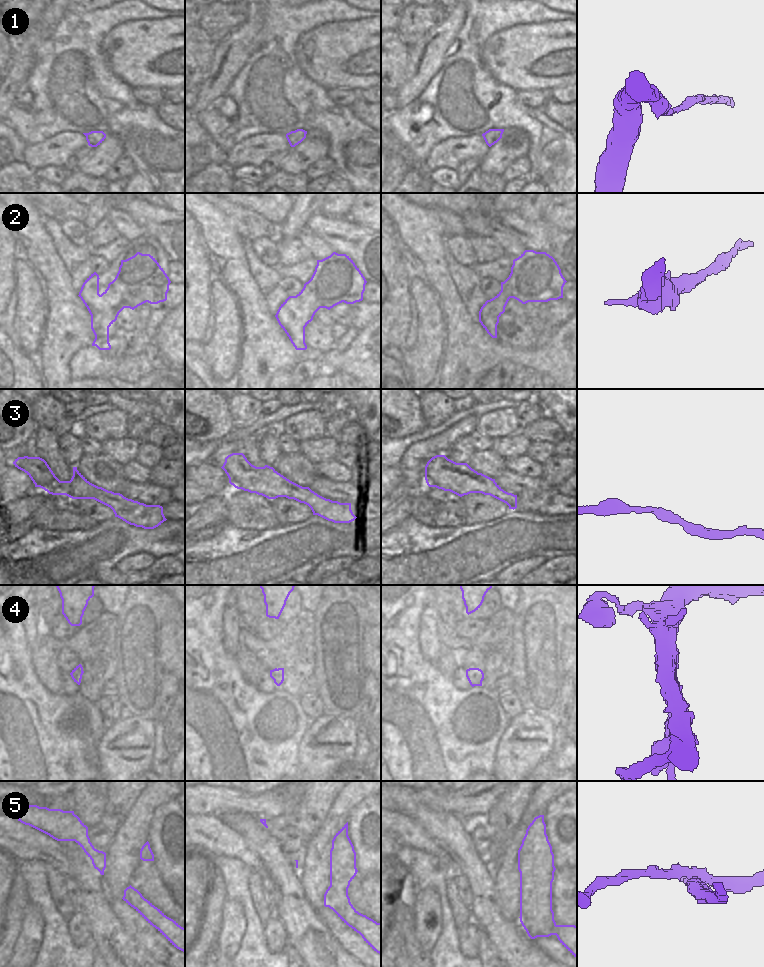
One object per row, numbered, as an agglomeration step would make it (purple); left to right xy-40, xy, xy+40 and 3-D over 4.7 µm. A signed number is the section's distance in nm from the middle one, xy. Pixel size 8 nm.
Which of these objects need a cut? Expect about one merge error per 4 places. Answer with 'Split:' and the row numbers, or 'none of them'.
Split: 4, 5

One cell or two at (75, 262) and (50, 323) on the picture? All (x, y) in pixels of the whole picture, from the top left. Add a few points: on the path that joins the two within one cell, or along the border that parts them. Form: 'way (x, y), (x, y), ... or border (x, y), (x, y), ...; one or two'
border (56, 252), (63, 266), (69, 272); two

